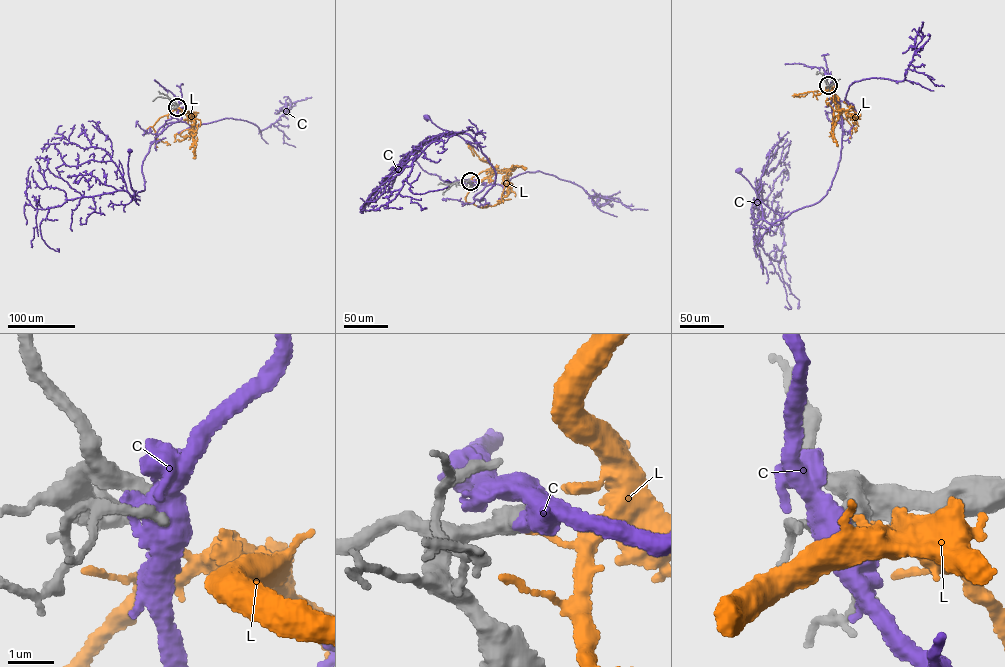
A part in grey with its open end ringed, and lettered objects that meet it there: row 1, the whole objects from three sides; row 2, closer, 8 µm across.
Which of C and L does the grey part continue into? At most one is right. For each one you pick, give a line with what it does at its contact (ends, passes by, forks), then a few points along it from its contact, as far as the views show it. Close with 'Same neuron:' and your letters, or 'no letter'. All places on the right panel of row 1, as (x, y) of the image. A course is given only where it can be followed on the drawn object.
C: it passes by; course (828, 85), (840, 103), (842, 132), (838, 168), (825, 196), (780, 220), (738, 170)
Same neuron: C

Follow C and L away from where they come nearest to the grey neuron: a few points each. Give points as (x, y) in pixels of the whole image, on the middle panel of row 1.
C: (470, 181), (485, 184), (474, 196), (478, 200), (495, 180), (494, 169), (476, 142), (442, 129), (426, 117)
L: (470, 181), (510, 174), (514, 168), (506, 174), (512, 184), (504, 184), (498, 201), (503, 203)

